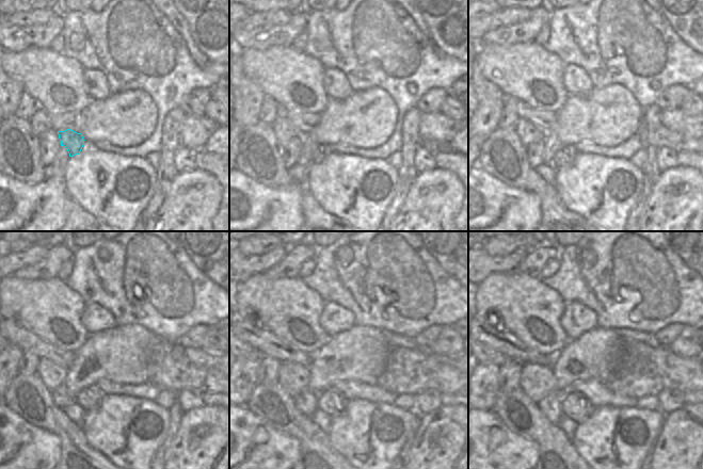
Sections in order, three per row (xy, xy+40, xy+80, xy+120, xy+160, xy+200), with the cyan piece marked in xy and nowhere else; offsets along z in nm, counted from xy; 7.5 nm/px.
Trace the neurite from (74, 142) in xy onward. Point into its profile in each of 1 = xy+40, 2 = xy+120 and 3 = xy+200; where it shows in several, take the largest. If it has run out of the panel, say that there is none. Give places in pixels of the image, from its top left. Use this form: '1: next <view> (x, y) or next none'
1: next xy+40 (320, 151)
2: next xy+120 (90, 399)
3: next xy+200 (575, 405)

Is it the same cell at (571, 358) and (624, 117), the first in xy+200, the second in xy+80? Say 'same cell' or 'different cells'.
same cell

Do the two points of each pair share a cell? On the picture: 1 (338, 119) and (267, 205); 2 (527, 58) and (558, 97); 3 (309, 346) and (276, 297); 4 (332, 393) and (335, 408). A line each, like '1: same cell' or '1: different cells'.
1: same cell
2: same cell
3: same cell
4: same cell

